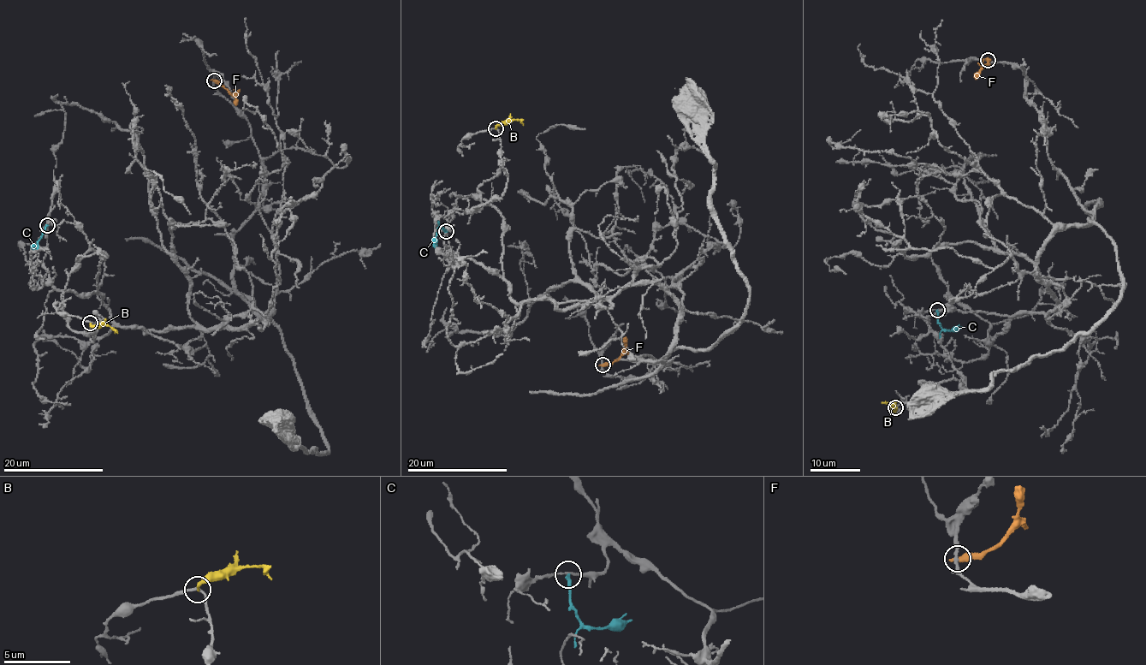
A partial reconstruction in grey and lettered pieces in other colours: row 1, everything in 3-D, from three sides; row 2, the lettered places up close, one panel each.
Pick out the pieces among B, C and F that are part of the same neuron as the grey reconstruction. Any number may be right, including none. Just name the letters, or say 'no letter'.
no letter

